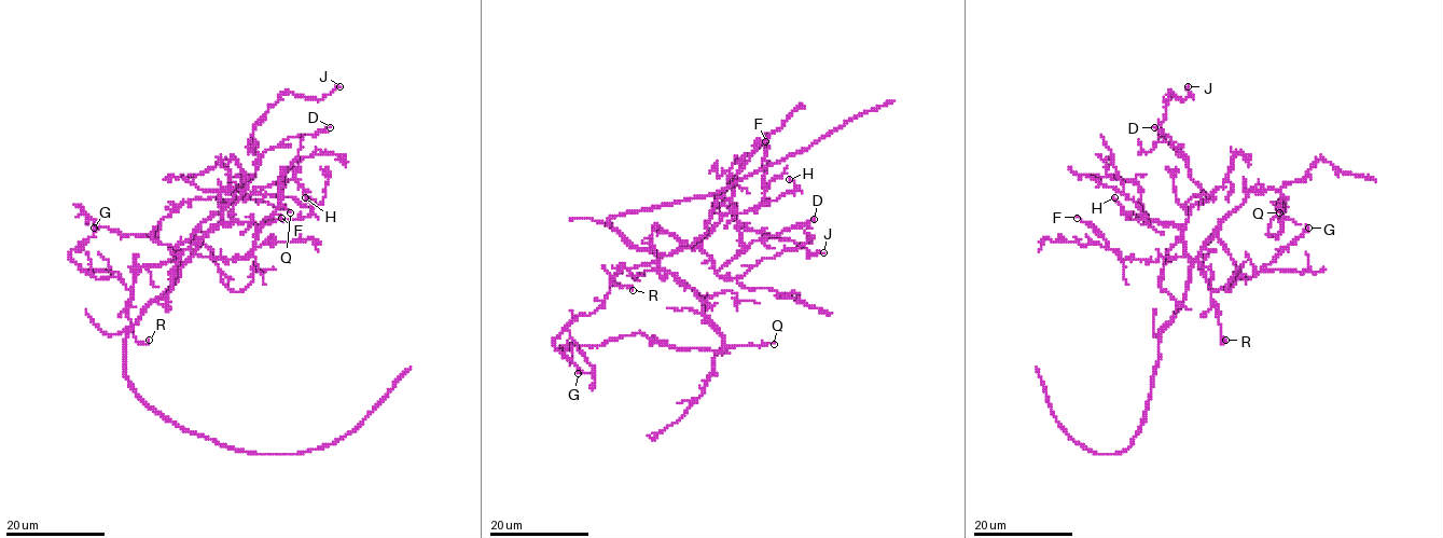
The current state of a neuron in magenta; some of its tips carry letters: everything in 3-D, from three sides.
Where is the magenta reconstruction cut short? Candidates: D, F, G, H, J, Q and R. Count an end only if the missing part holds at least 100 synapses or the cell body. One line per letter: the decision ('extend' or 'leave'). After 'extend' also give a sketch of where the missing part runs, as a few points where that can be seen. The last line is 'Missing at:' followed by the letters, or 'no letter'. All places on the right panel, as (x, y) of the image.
D: leave
F: leave
G: leave
H: leave
J: leave
Q: leave
R: leave
Missing at: no letter

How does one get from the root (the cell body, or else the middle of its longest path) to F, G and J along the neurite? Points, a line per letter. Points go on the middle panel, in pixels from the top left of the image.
F: (620, 234), (657, 253), (690, 247), (706, 231), (717, 199), (744, 159), (765, 141)
G: (620, 234), (662, 256), (622, 268), (604, 303), (571, 320), (554, 340), (578, 373)
J: (620, 234), (665, 254), (696, 246), (718, 271), (741, 251), (737, 225), (823, 252)

